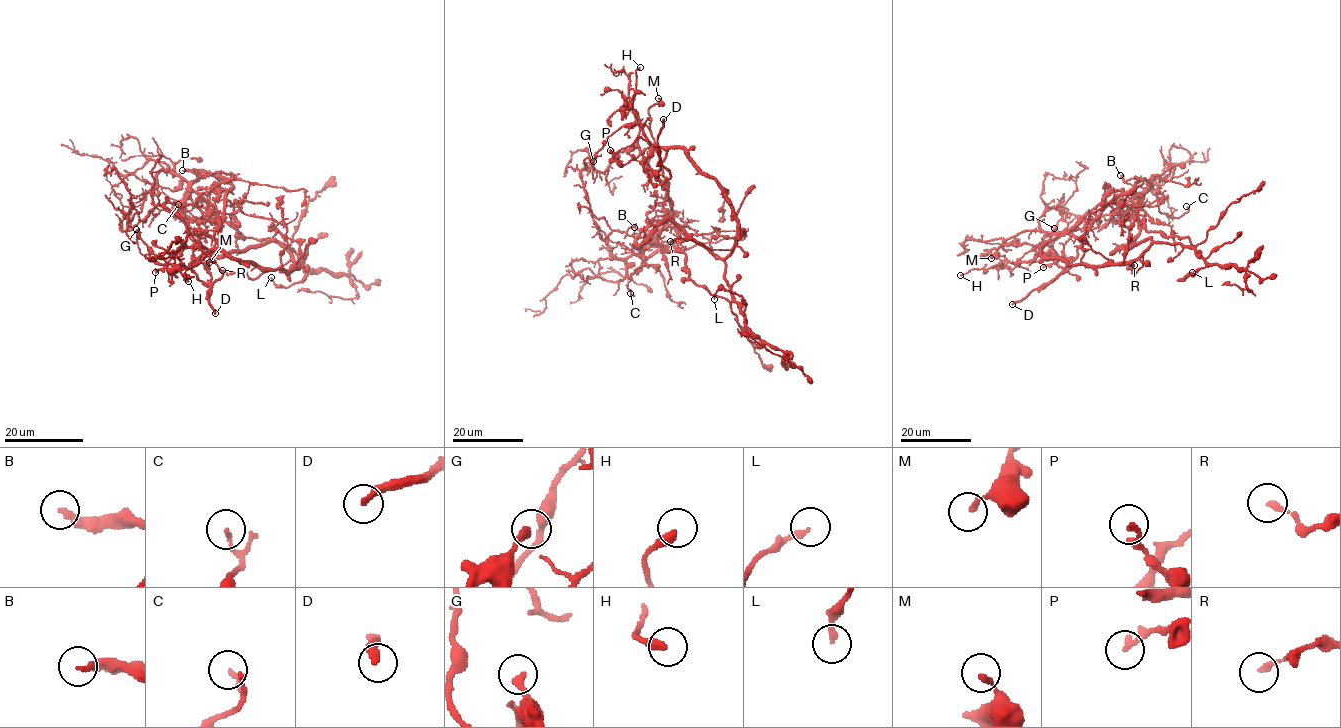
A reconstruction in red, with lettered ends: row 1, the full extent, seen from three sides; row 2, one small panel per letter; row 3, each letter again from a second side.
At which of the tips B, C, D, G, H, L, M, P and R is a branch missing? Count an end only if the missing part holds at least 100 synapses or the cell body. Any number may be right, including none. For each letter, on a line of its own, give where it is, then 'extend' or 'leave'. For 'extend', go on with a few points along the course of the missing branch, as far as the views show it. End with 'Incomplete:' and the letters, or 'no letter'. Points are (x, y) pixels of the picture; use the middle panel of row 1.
B: (634, 227) | leave
C: (630, 293) | leave
D: (663, 119) | extend
G: (593, 161) | leave
H: (640, 67) | leave
L: (714, 299) | leave
M: (658, 98) | leave
P: (610, 150) | leave
R: (670, 241) | leave
Incomplete: D

